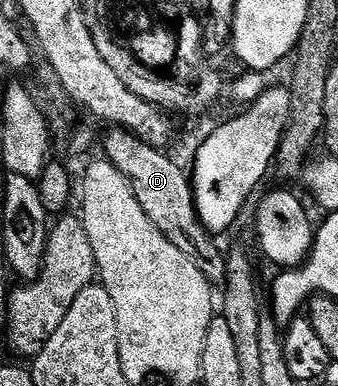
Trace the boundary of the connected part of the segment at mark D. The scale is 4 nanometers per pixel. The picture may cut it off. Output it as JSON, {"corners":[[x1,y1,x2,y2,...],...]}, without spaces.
{"corners":[[118,127,110,128,103,141,104,158,125,178,140,203,146,217,182,254,195,259,199,270,213,285,226,280,227,262,224,254,219,255,214,241,197,218,193,202,192,184,186,172,176,168,166,152,137,139,131,132]]}

